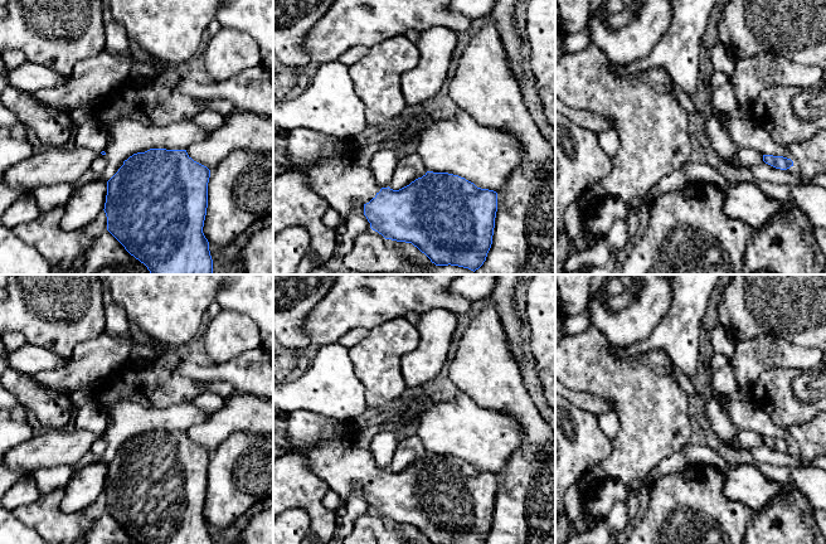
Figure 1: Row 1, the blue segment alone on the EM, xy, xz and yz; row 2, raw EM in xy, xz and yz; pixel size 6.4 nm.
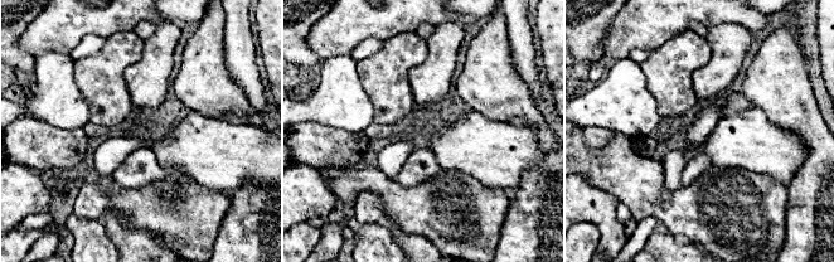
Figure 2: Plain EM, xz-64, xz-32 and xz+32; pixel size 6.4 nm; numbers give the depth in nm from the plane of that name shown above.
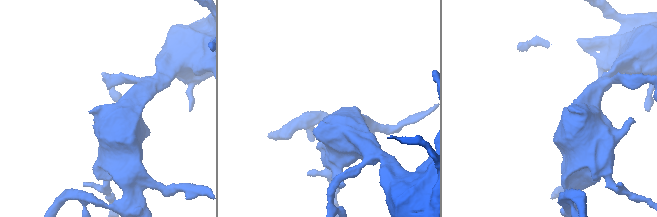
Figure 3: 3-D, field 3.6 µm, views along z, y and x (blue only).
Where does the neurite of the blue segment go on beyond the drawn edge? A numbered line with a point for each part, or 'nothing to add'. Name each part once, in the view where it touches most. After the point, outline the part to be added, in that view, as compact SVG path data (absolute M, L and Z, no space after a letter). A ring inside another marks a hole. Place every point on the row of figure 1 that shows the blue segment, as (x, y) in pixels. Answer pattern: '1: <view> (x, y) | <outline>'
1: xz (341, 184) | M273 128L273 180L292 171L301 173L307 186L324 198L330 210L337 212L345 223L354 203L366 204L380 191L369 166L339 159L332 146L327 146L314 165L295 164L287 150L287 132Z

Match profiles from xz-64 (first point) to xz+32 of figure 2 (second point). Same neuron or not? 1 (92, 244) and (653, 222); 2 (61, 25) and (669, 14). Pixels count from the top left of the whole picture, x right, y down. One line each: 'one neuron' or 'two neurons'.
1: two neurons
2: one neuron

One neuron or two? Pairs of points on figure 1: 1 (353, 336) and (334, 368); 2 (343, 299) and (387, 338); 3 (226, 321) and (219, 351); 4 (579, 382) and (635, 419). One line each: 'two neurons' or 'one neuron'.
1: two neurons
2: two neurons
3: one neuron
4: one neuron

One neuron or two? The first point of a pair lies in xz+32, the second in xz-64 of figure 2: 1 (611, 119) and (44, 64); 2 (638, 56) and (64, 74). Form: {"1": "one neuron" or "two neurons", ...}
{"1": "one neuron", "2": "two neurons"}

